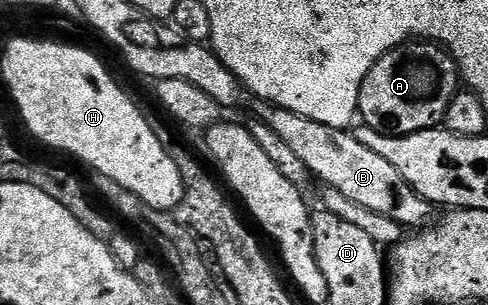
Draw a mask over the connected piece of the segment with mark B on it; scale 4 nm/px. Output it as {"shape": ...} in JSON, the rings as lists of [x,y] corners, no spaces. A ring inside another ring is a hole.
{"shape":[[[267,101],[259,102],[258,105],[259,117],[286,142],[287,149],[312,174],[319,175],[327,183],[327,188],[344,193],[348,201],[356,201],[356,205],[364,205],[364,209],[372,209],[372,213],[396,221],[403,229],[422,229],[431,222],[432,204],[410,186],[410,182],[400,174],[396,165],[392,165],[392,161],[386,159],[381,150],[373,151],[368,144],[350,135],[354,133],[349,130],[338,131],[334,127],[320,125],[300,113],[292,113]]]}

